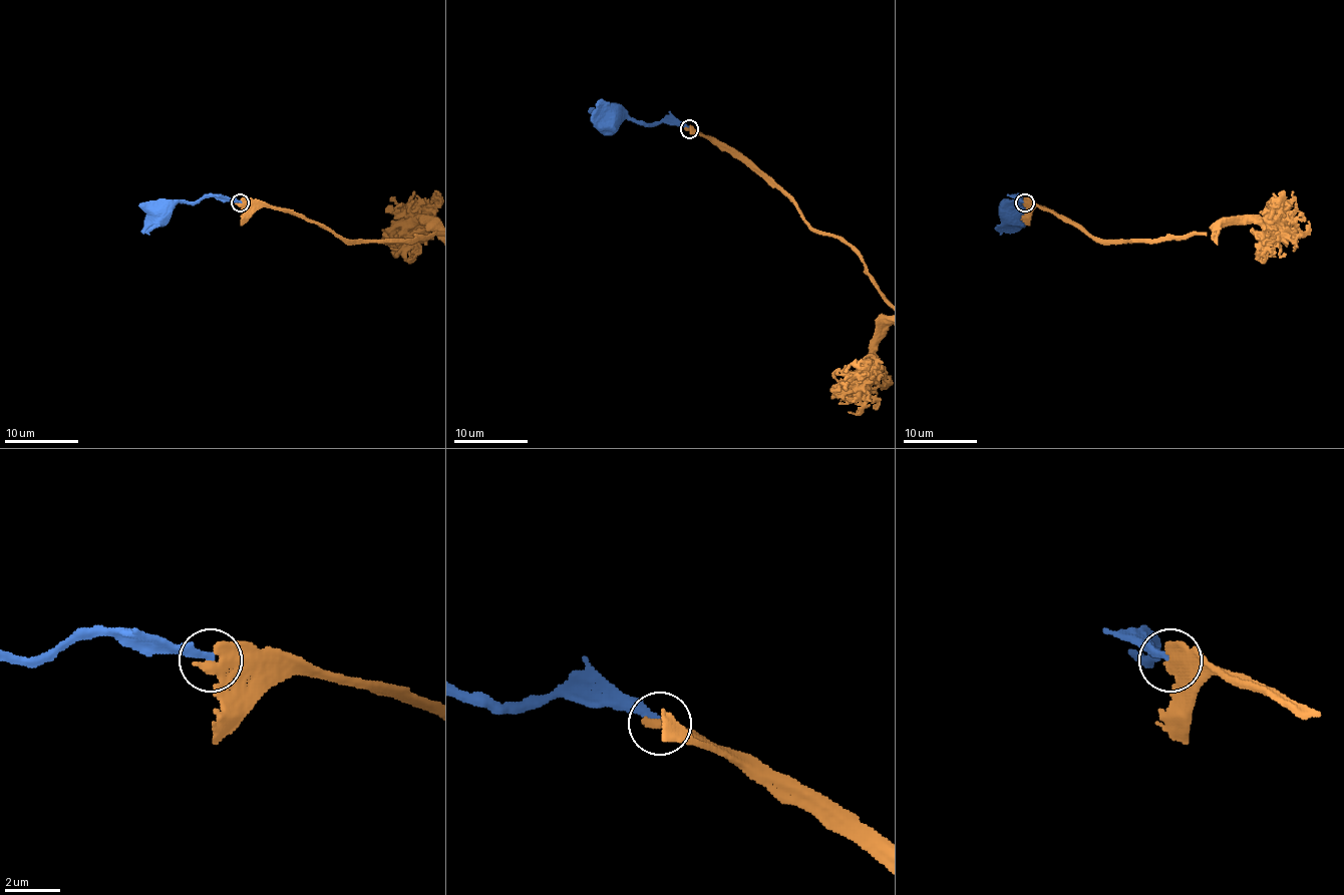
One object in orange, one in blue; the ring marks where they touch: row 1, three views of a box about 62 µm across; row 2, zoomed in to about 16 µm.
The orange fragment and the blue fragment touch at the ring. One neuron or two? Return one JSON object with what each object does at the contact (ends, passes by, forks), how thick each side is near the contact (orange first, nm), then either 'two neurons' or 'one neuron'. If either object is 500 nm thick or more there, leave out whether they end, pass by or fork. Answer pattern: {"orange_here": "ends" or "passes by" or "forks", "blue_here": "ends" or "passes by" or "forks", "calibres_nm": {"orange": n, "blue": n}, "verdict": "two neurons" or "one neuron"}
{"orange_here": "ends", "blue_here": "ends", "calibres_nm": {"orange": 440, "blue": 280}, "verdict": "two neurons"}

